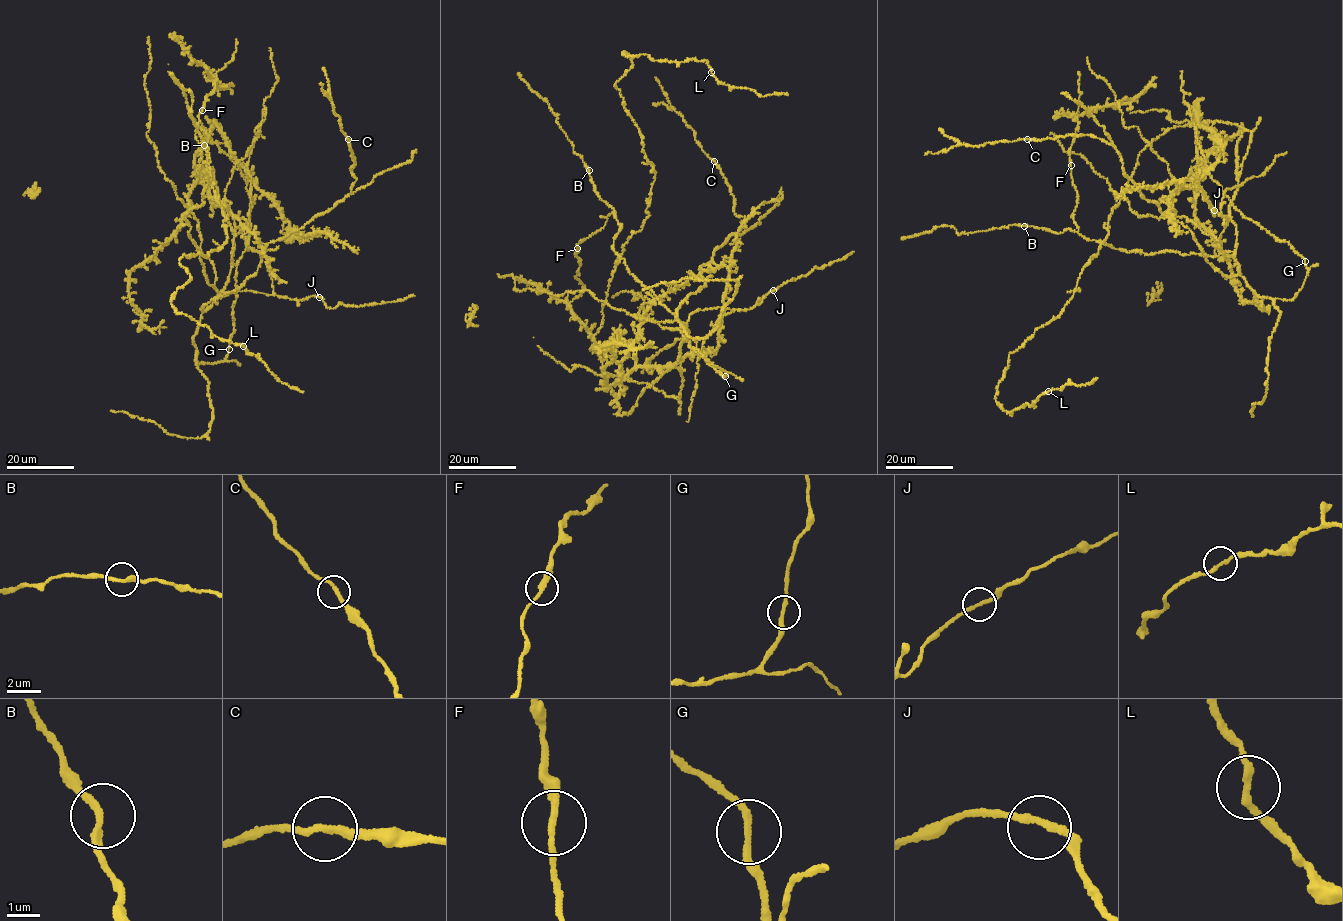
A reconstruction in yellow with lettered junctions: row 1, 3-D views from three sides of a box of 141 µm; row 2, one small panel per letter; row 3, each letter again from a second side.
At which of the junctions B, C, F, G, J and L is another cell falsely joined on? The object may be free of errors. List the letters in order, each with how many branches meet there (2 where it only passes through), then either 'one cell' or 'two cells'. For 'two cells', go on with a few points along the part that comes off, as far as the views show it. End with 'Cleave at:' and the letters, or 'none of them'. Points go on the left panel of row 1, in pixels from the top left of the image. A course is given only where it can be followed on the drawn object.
B: 2 | one cell
C: 2 | one cell
F: 2 | one cell
G: 2 | one cell
J: 2 | one cell
L: 2 | one cell
Cleave at: none of them

